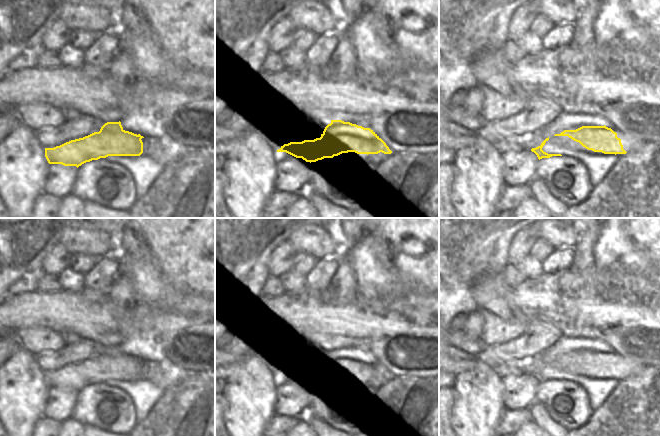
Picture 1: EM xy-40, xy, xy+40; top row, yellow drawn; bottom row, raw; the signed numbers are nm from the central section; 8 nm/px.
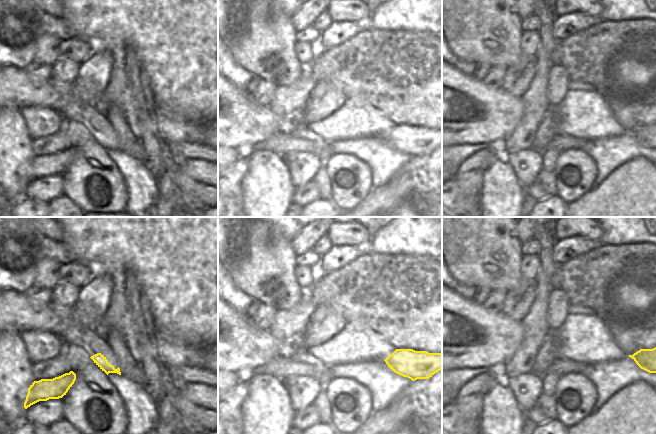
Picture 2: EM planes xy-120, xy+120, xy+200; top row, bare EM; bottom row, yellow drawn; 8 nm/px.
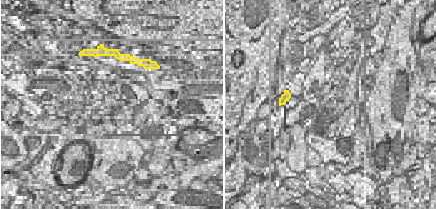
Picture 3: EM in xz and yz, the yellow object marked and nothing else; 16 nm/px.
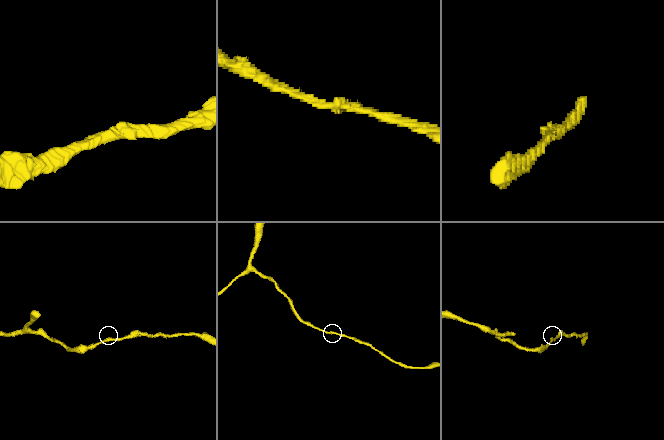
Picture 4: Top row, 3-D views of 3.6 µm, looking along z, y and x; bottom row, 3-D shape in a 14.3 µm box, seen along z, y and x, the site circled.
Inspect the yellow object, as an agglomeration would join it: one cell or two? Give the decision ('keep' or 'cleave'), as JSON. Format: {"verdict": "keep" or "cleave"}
{"verdict": "keep"}

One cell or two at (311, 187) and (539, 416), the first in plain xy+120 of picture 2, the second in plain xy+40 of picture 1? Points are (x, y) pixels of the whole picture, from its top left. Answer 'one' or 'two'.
two

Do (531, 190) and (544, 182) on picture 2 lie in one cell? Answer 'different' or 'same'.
same

